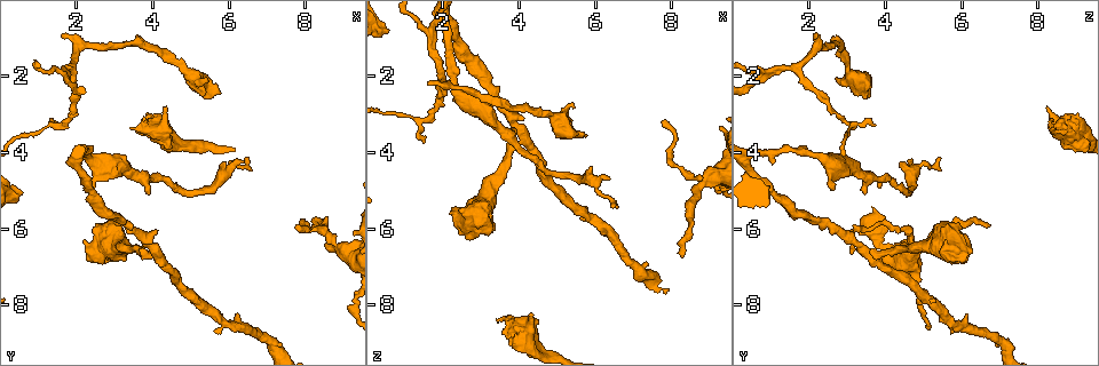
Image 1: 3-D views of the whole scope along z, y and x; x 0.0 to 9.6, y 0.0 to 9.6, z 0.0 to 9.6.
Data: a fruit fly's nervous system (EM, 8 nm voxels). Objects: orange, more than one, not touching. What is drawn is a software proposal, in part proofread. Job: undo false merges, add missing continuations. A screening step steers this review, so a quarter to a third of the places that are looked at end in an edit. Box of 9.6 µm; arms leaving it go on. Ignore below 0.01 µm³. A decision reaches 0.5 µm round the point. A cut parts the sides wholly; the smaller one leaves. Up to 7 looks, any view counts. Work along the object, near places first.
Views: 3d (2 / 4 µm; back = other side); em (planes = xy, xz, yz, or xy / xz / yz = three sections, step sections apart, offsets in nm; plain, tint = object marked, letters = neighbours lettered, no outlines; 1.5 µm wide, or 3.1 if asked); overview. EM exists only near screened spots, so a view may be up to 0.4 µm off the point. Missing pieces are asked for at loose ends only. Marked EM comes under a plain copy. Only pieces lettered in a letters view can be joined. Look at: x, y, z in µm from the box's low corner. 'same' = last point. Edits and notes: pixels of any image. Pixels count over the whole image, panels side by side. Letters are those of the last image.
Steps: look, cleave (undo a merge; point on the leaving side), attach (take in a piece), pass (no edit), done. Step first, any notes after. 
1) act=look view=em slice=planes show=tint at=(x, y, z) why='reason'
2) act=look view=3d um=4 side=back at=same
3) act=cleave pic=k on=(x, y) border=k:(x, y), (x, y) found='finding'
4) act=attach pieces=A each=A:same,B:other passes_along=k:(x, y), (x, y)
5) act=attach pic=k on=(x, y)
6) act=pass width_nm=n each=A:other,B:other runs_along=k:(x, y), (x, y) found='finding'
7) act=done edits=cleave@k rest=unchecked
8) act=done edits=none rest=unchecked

act=look view=em slice=xy step=4 show=letters at=(1.55, 0.95, 2.20) why='free end'

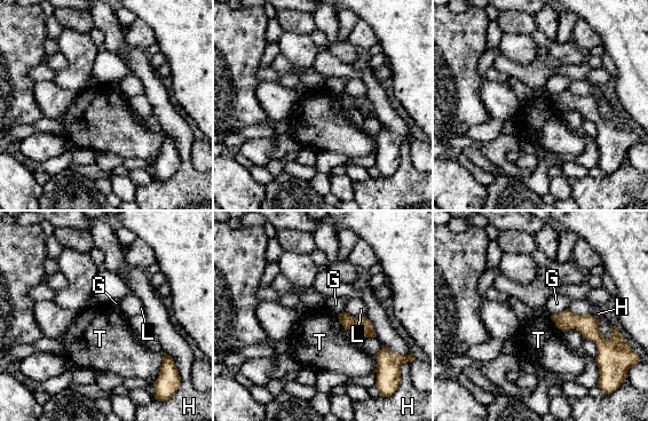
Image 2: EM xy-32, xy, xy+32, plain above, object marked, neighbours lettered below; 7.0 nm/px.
act=pass each=G:other,H:other,L:other,T:other found='no lettered piece goes on from it'

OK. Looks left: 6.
act=look view=3d um=4 at=(5.10, 2.10, 3.15) why='sudden change in width'

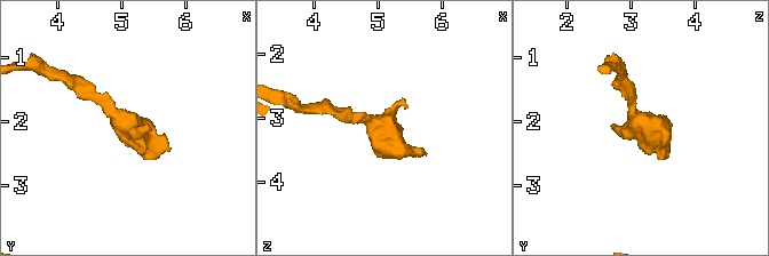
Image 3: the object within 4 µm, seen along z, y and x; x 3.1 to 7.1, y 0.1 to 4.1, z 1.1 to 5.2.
act=look view=em slice=planes show=letters at=(5.10, 2.00, 3.15)

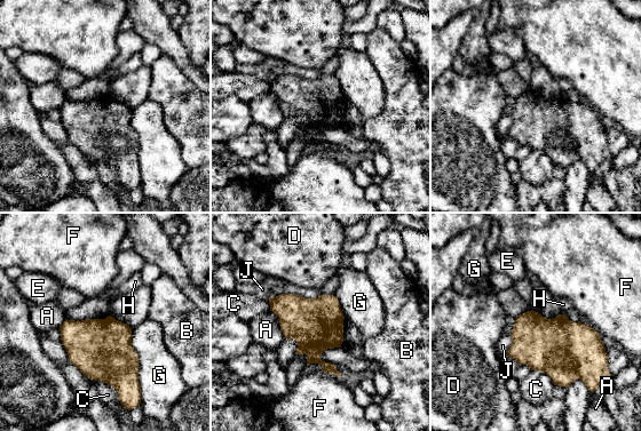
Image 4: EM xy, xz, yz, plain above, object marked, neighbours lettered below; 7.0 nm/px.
act=pass width_nm=380 each=A:other,B:other,C:other,D:other,E:other,F:other,G:other,H:other,J:other border=4:(132, 328), (140, 404) found='one neuron here'

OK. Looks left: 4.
act=look view=3d um=4 at=(7.95, 5.90, 4.05) why='abrupt turn'

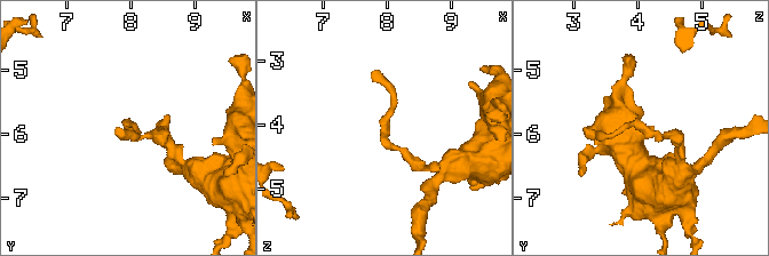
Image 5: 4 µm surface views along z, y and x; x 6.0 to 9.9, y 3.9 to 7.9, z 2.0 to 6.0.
act=look view=em slice=xy step=4 show=tint at=(7.90, 5.90, 4.10)

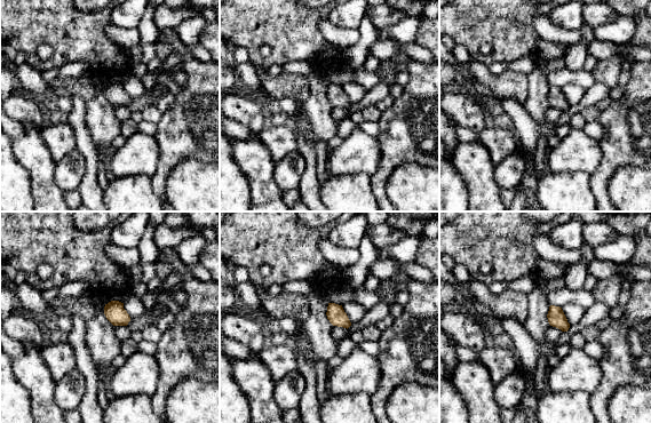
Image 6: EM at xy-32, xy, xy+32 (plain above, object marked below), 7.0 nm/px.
act=look view=em slice=planes show=letters at=same why='another direction'

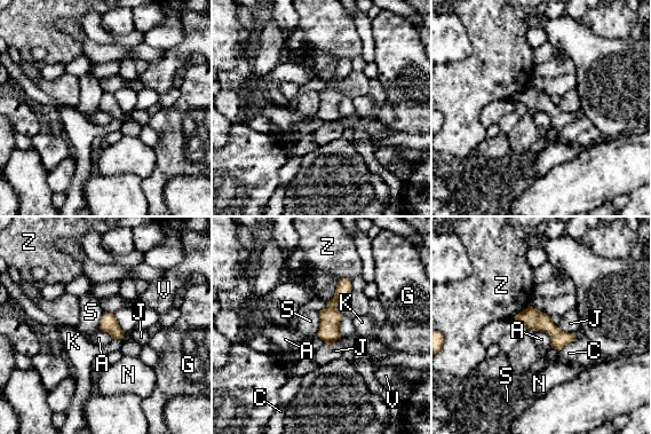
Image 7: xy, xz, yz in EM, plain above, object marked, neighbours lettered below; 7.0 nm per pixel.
act=pass each=A:other,C:other,G:other,J:other,K:other,N:other,S:other,V:other,Z:other border=7:(538, 330), (549, 336), (550, 346) found='all the same neuron'

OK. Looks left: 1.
act=done edits=none rest=unchecked

